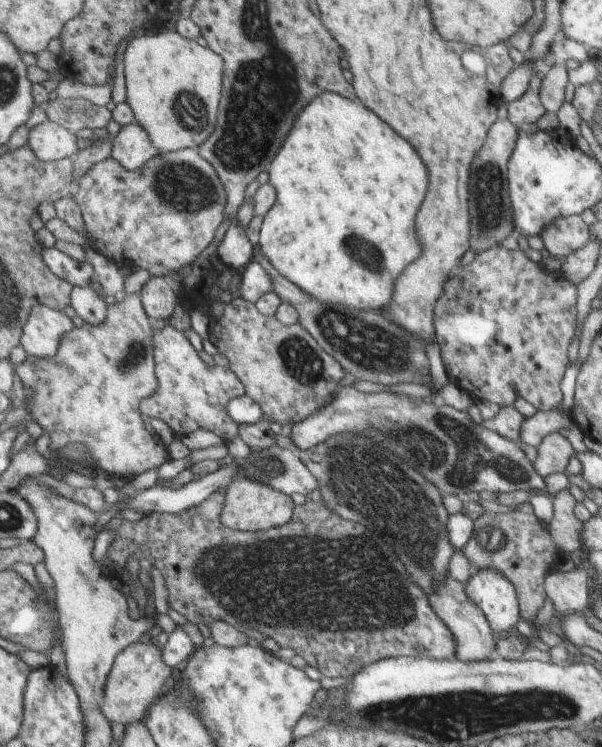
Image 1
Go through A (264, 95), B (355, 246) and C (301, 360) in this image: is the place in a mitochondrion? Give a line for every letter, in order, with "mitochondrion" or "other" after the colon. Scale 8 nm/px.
A: mitochondrion
B: mitochondrion
C: mitochondrion

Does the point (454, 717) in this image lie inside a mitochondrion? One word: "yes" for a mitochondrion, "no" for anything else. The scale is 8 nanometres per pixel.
yes

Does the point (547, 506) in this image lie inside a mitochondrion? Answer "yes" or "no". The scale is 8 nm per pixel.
no

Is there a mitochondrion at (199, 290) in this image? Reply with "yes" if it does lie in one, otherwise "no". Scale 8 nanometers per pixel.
no

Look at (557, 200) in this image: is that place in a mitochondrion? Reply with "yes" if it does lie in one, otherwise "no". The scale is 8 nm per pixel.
no

